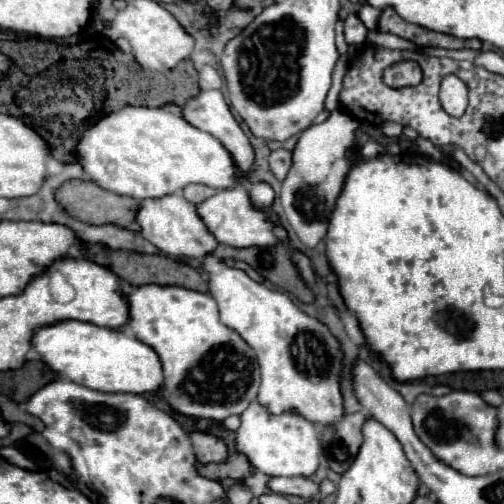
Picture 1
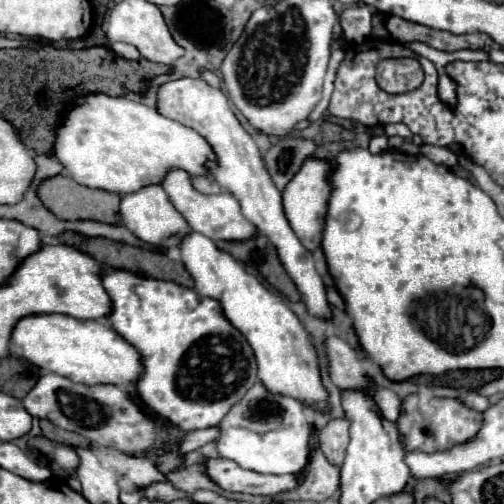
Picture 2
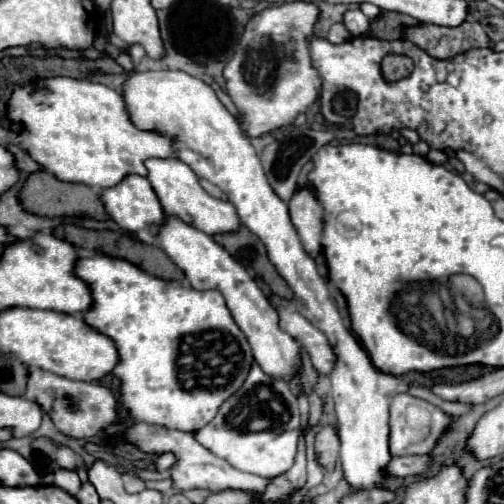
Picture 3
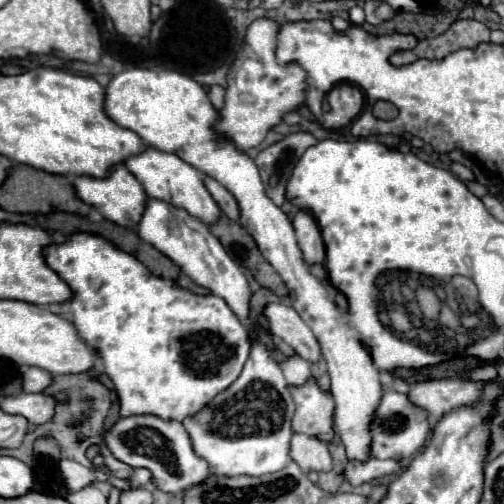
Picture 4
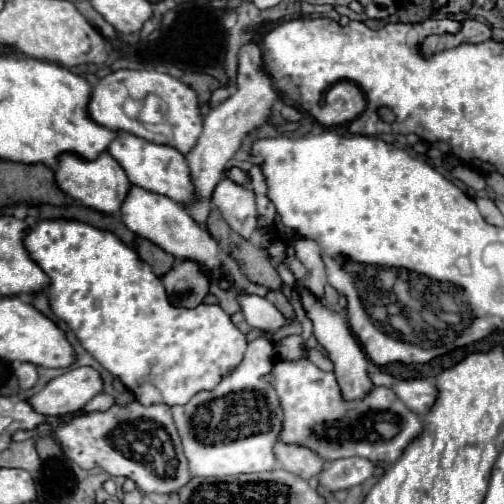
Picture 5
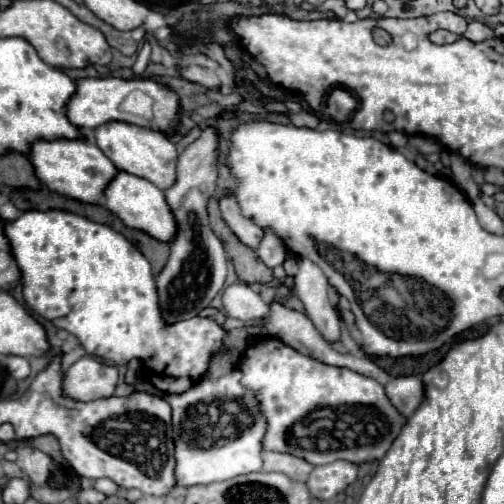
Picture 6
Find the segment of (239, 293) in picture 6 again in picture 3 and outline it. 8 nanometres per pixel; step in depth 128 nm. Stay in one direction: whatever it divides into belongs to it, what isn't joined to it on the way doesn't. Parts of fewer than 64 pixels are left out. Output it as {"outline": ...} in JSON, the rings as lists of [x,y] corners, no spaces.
{"outline":[[[276,308],[280,316],[280,328],[290,334],[294,340],[300,342],[300,346],[308,352],[314,368],[322,374],[330,374],[334,366],[334,352],[326,340],[326,336],[314,328],[302,314],[288,312],[286,308]]]}

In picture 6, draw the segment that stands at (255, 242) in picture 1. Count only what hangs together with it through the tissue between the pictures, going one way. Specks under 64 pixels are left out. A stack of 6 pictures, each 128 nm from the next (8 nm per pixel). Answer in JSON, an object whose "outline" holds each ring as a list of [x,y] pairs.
{"outline":[[[112,120],[94,130],[94,140],[96,140],[96,146],[112,160],[112,164],[116,164],[118,170],[146,178],[160,190],[166,190],[174,184],[178,152],[176,152],[176,146],[162,132]]]}

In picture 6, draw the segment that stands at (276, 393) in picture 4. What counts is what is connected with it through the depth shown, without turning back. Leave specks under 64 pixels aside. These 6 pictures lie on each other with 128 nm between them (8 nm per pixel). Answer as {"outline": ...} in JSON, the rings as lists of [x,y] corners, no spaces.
{"outline":[[[232,370],[218,380],[200,380],[188,392],[168,394],[172,406],[172,440],[176,458],[176,486],[212,484],[232,476],[262,470],[262,438],[266,420],[258,408],[254,392],[240,384],[240,370]]]}

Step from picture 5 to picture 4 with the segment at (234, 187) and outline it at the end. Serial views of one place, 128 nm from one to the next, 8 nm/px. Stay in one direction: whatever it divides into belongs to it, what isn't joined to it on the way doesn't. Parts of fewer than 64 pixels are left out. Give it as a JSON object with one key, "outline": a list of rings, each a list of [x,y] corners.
{"outline":[[[208,176],[204,178],[204,186],[208,188],[210,196],[212,196],[214,202],[220,206],[220,210],[222,210],[230,220],[236,220],[236,222],[238,222],[238,218],[240,218],[240,208],[238,208],[236,198],[234,198],[220,182],[216,182],[216,180],[208,178]]]}

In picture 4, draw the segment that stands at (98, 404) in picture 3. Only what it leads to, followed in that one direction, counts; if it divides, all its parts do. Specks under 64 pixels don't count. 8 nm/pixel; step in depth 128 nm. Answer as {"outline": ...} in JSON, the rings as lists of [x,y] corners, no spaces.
{"outline":[[[22,366],[22,386],[24,392],[44,392],[44,388],[52,382],[52,376],[36,366]]]}

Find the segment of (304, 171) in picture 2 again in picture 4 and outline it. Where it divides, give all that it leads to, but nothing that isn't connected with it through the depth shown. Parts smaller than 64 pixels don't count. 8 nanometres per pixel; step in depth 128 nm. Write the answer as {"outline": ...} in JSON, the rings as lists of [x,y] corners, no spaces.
{"outline":[[[298,212],[294,218],[294,230],[296,230],[296,240],[302,250],[302,256],[308,264],[324,264],[324,242],[320,236],[320,228],[314,222],[314,218],[306,212]]]}

